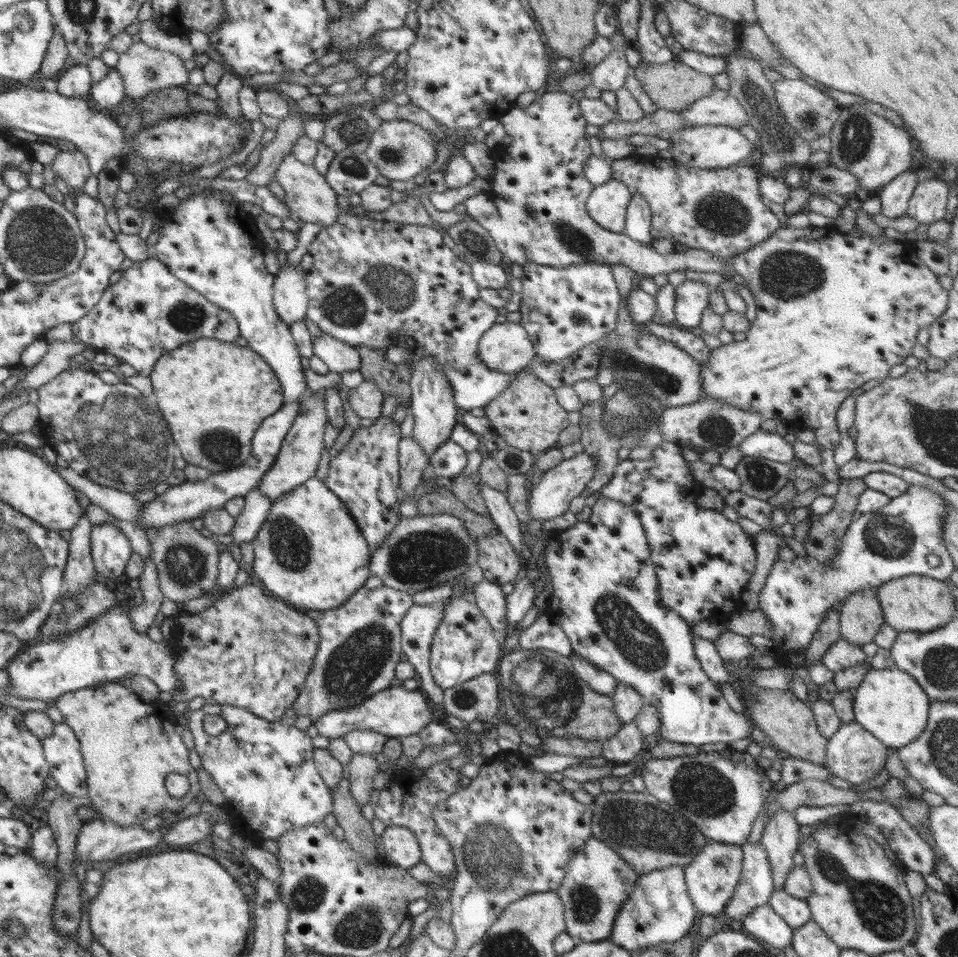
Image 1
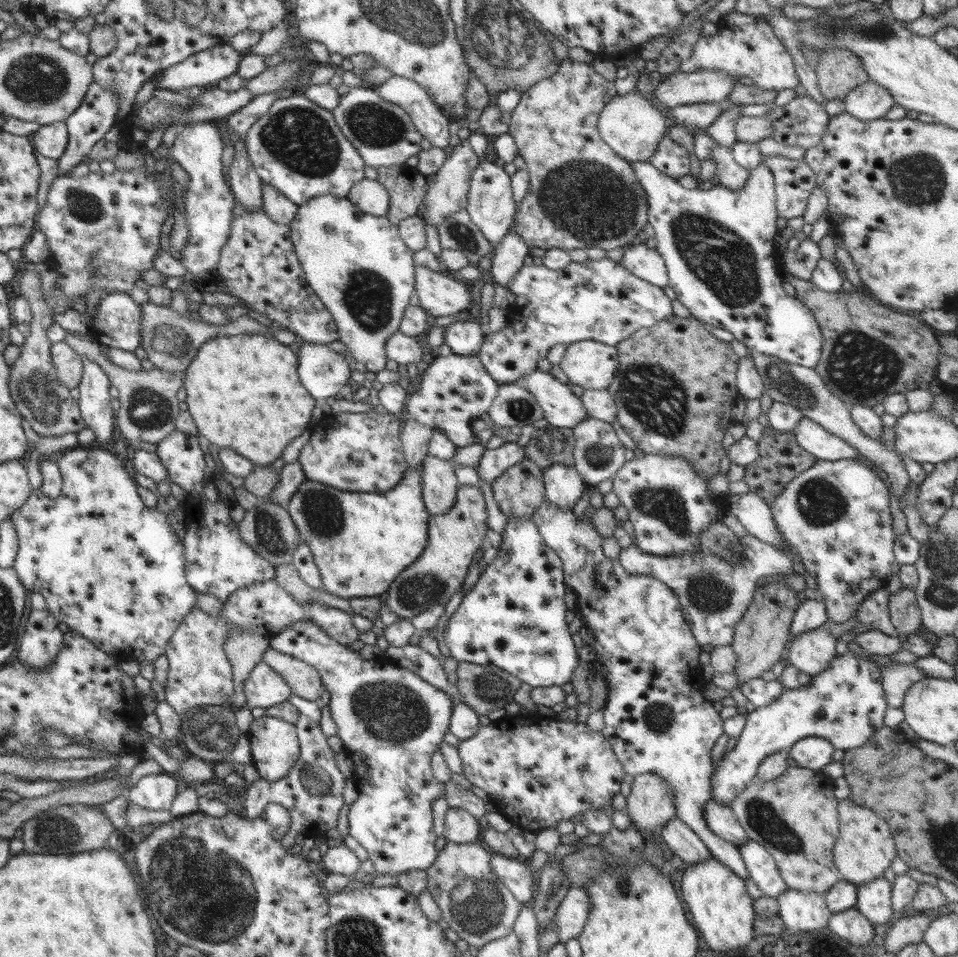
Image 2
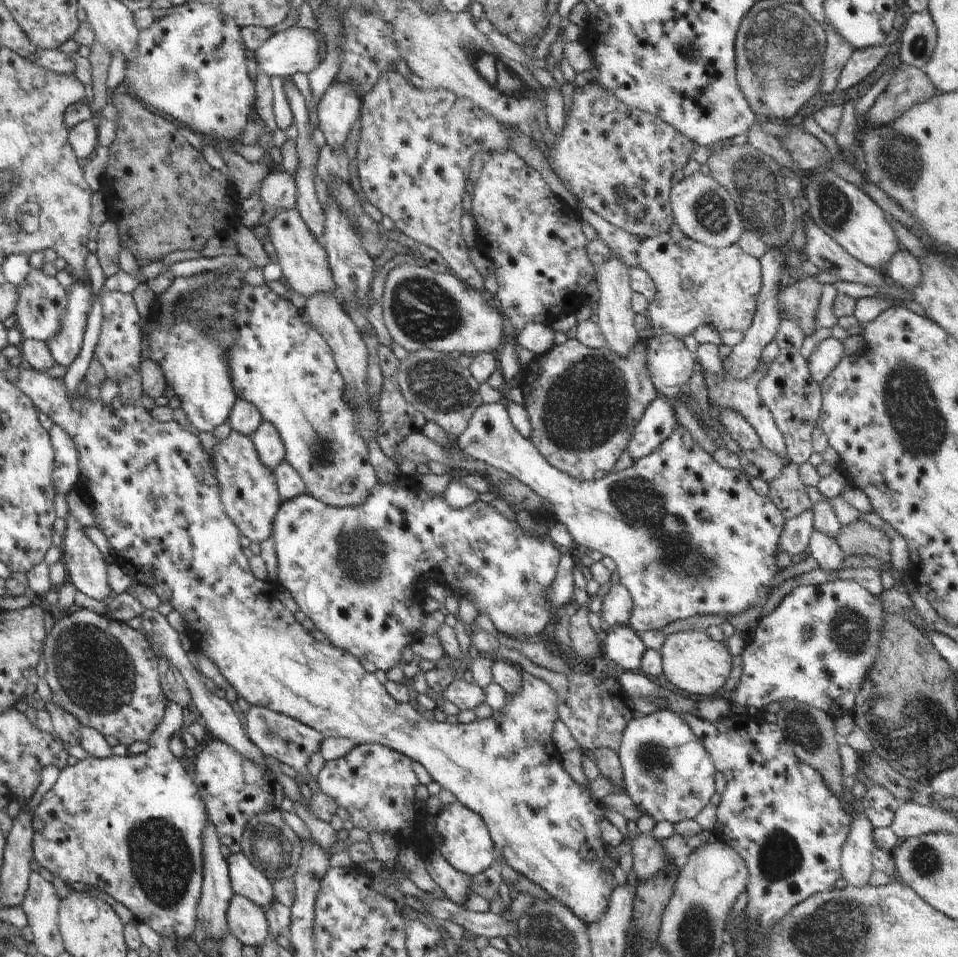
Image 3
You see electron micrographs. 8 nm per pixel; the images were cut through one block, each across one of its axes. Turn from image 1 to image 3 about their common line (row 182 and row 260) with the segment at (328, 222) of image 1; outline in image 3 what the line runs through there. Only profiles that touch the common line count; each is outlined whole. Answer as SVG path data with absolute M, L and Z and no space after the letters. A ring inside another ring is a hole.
M282 209L266 224L266 228L269 231L270 242L276 251L277 264L280 265L283 276L288 280L287 286L292 292L301 294L304 298L310 298L322 292L337 295L328 258L326 258L326 250L310 234L308 226L304 224L296 209Z

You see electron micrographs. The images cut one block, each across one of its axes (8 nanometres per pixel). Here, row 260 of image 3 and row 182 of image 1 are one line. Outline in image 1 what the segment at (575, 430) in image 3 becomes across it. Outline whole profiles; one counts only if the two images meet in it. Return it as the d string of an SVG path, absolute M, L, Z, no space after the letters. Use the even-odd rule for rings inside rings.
M652 155L652 156L628 156L618 160L613 160L611 162L612 167L612 177L614 180L618 180L629 189L631 194L640 193L644 200L650 205L651 208L651 229L650 235L653 239L670 239L674 243L678 244L680 248L687 249L696 249L702 250L704 252L710 252L712 255L722 257L727 261L731 256L736 256L754 248L758 244L762 244L781 227L782 222L778 220L778 217L767 207L767 204L763 201L761 194L759 192L759 178L756 178L754 170L748 168L748 166L740 166L739 168L736 165L733 165L729 168L710 168L710 170L702 168L694 168L694 166L684 166L680 163L674 162L670 157L664 157L663 155Z

